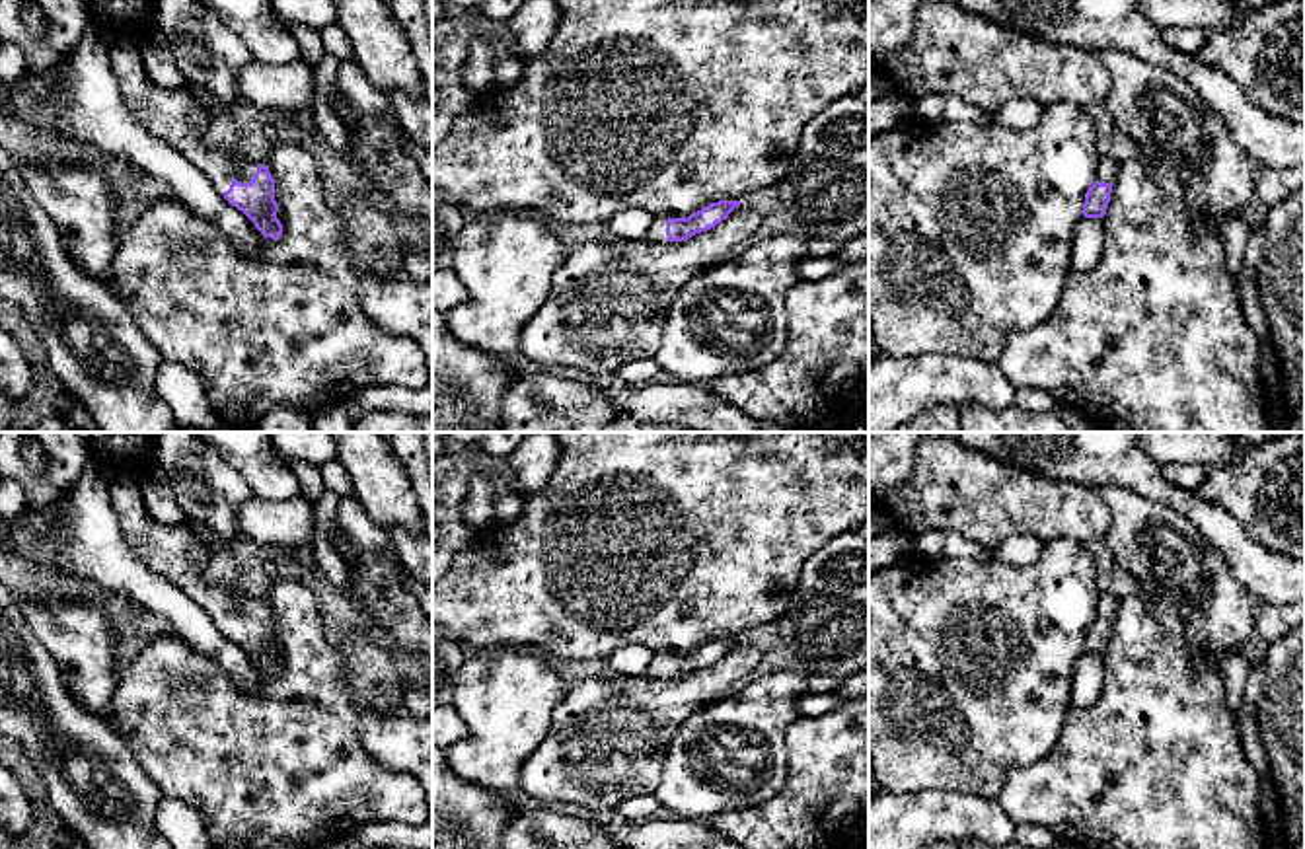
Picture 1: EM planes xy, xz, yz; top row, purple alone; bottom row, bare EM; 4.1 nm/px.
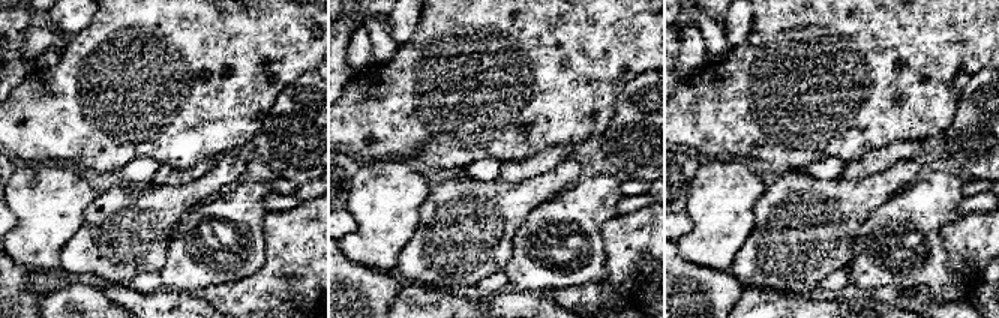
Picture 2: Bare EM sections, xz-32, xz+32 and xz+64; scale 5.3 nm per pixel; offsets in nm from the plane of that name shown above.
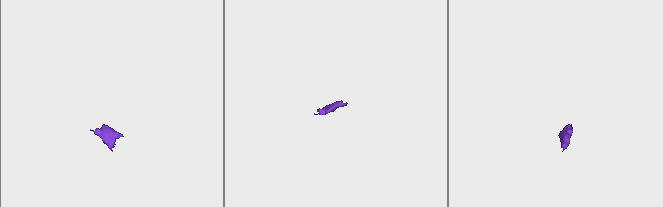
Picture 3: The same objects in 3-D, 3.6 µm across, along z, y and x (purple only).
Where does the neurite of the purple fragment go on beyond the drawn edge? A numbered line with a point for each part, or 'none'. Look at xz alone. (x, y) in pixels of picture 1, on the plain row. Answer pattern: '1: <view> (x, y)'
1: xz (657, 668)

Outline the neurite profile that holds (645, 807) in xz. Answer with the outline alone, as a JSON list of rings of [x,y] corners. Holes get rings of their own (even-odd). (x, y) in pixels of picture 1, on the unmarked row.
[[[645,794],[621,802],[615,810],[629,822],[637,822],[652,818],[660,810],[660,804],[654,794]]]

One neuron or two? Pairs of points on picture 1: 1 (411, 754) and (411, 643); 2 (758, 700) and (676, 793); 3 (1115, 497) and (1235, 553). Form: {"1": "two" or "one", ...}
{"1": "two", "2": "one", "3": "two"}

